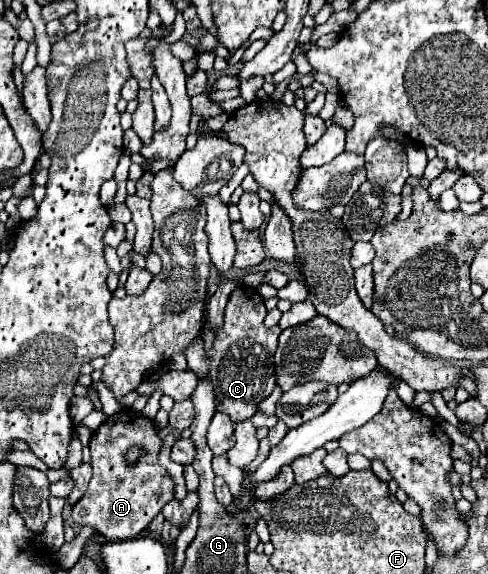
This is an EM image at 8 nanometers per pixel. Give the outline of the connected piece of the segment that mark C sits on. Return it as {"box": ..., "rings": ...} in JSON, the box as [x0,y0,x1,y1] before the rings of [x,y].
{"box":[183,285,279,423],"rings":[[[247,285],[237,287],[225,307],[225,325],[217,333],[211,351],[203,349],[201,336],[183,352],[188,367],[199,377],[208,377],[215,385],[217,411],[227,413],[233,423],[249,419],[257,411],[257,403],[265,399],[275,387],[275,365],[273,355],[277,349],[279,327],[267,329],[263,319],[267,309],[261,295]]]}

